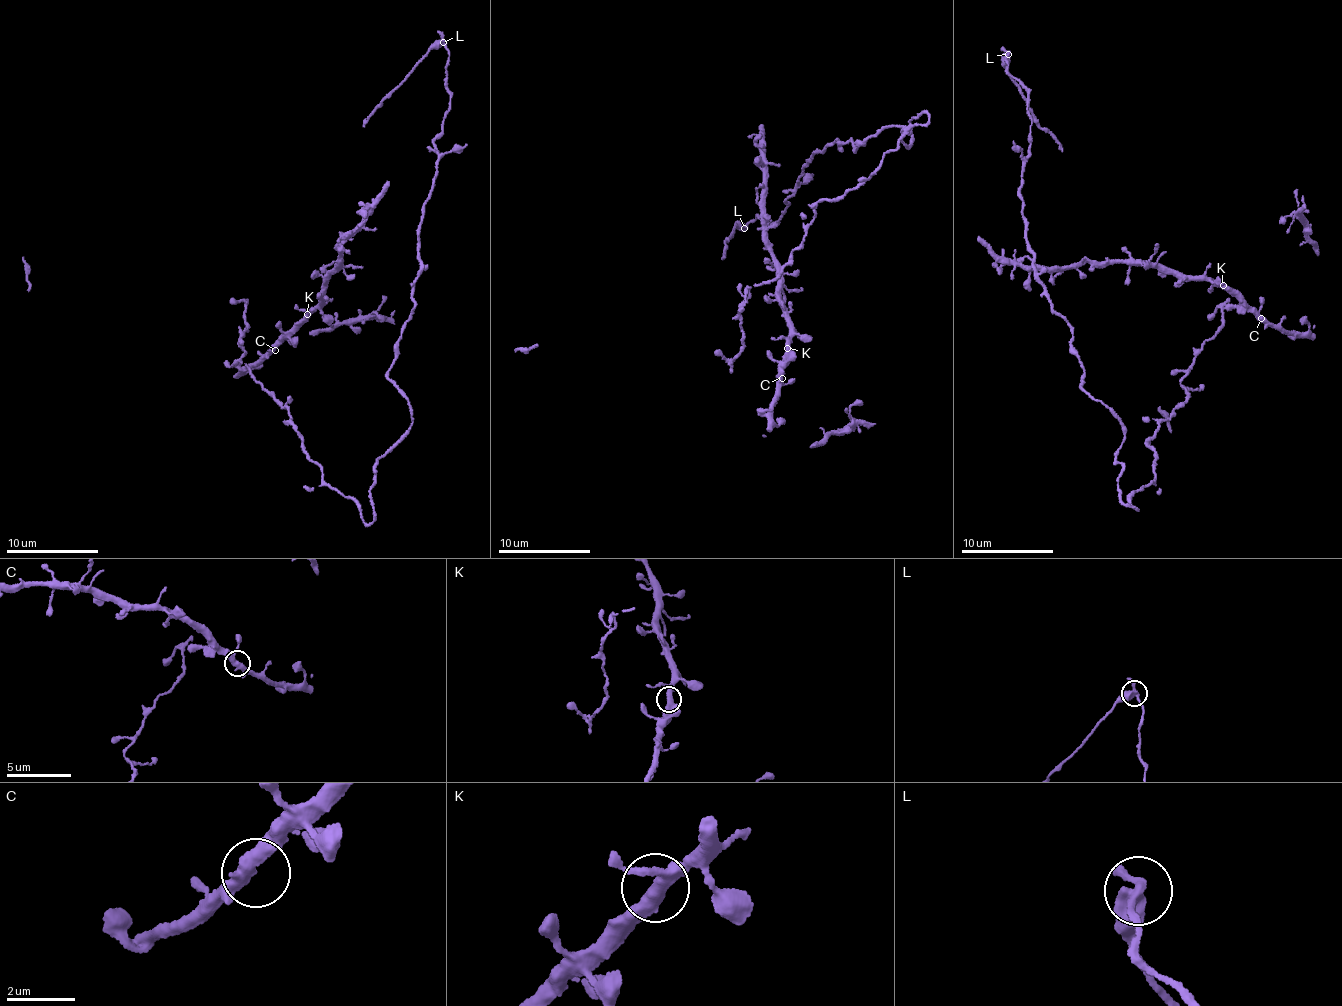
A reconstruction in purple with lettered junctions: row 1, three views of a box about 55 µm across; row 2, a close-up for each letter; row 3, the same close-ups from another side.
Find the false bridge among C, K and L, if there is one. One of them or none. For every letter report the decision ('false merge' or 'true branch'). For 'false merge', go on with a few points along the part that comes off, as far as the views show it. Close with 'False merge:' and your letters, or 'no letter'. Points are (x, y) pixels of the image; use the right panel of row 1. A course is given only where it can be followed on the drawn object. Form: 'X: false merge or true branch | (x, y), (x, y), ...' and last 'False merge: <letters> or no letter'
C: true branch
K: true branch
L: false merge | (1008, 54), (1006, 61), (1013, 82), (1021, 88), (1039, 127), (1052, 132), (1061, 151)
False merge: L

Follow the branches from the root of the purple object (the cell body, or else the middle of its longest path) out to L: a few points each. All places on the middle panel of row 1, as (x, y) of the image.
L: (927, 122), (910, 119), (905, 145), (911, 131), (893, 125), (814, 152), (775, 222), (744, 229)

